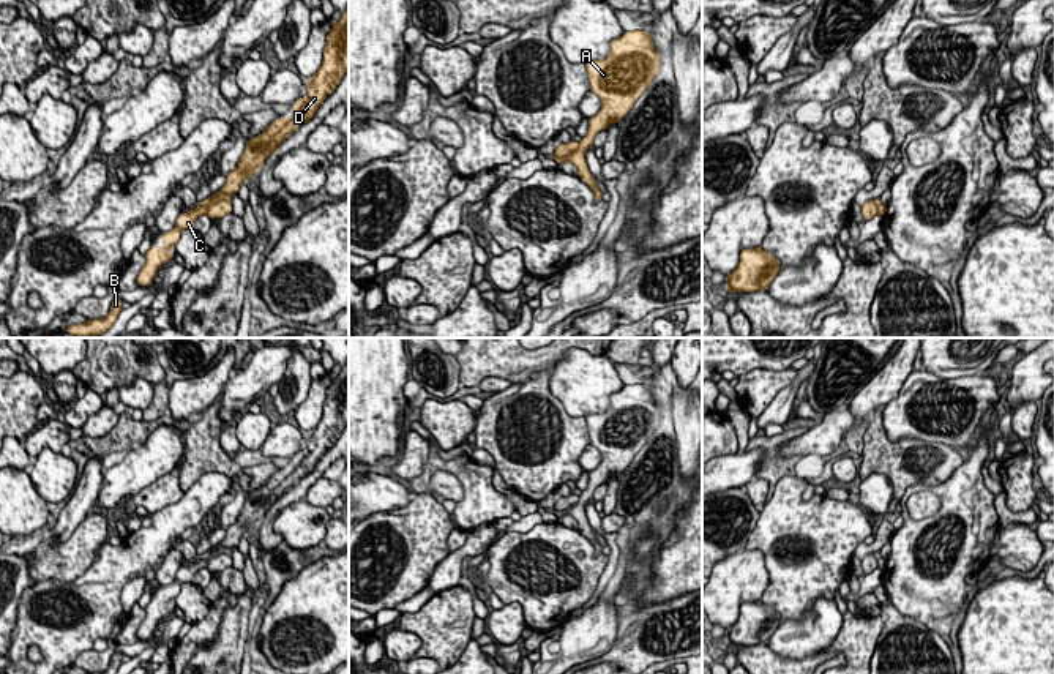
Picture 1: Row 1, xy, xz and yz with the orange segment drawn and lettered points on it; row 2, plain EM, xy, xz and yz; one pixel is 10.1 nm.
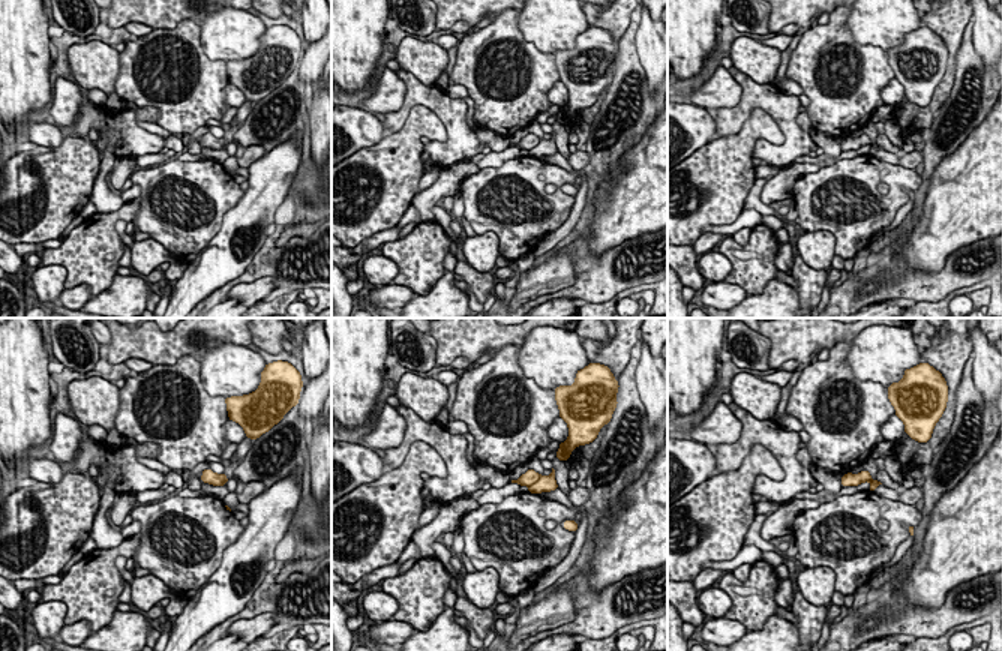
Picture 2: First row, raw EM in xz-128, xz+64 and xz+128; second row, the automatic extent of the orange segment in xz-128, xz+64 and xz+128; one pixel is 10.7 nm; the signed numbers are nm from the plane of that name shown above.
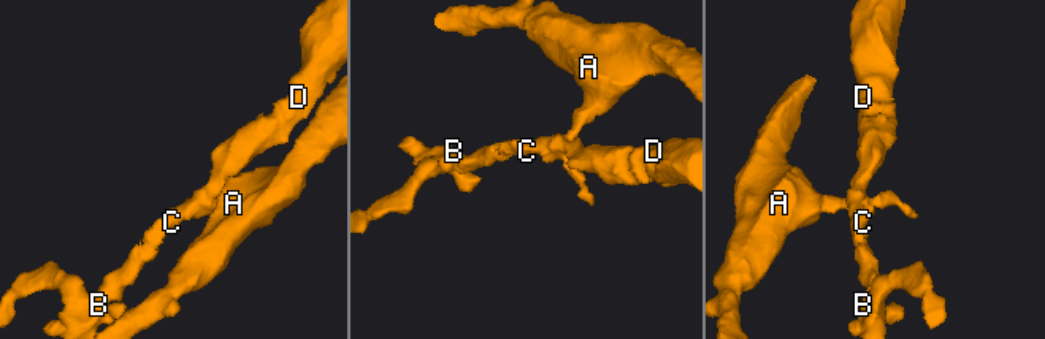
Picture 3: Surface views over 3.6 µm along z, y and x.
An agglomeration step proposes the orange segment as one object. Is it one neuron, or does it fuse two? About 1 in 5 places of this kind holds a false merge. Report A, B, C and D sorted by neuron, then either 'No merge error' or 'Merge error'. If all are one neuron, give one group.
Groups: A / B C D. Merge error

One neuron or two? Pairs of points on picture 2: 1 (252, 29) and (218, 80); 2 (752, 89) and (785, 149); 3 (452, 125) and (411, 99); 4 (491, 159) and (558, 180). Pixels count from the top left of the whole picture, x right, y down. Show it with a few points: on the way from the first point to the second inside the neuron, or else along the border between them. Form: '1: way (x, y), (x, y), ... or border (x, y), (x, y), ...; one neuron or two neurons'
1: border (201, 33), (203, 51), (210, 59), (224, 62); two neurons
2: way (768, 101), (786, 119), (789, 132); one neuron
3: way (446, 114), (431, 99), (422, 99); one neuron
4: border (519, 155), (506, 159), (497, 167), (480, 168); two neurons

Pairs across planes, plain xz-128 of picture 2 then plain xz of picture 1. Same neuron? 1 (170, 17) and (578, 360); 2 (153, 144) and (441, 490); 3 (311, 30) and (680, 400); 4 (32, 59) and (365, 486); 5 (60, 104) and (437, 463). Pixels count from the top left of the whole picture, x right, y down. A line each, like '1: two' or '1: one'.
1: two
2: two
3: two
4: two
5: two

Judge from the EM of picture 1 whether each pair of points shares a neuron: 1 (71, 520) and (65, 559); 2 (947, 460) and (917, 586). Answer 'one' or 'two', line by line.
1: two
2: two

